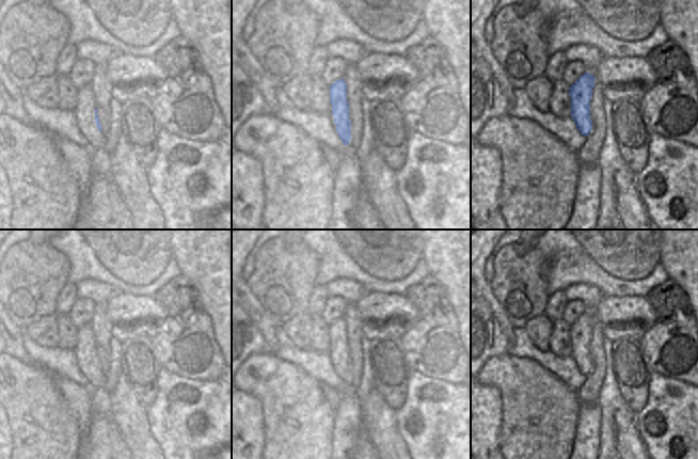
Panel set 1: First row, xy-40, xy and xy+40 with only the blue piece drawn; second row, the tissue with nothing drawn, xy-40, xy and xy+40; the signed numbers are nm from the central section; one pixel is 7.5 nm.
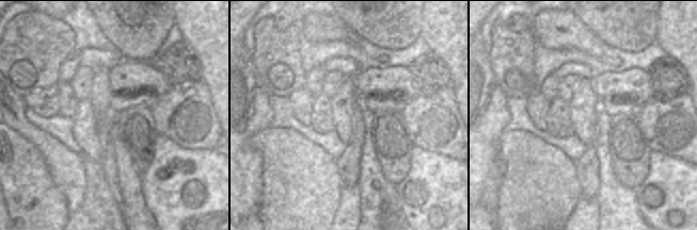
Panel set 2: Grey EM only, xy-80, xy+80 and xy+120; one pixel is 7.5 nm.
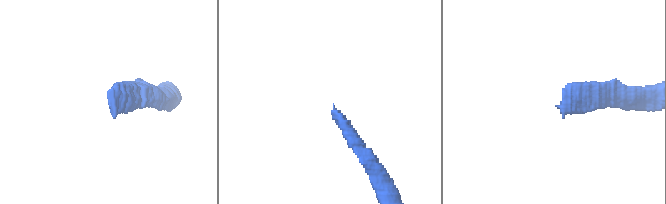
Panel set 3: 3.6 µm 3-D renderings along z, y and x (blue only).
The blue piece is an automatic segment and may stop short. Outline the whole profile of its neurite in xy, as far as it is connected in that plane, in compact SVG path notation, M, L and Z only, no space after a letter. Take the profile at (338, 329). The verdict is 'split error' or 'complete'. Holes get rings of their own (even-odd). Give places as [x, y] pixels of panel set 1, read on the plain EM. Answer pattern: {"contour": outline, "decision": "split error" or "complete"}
{"contour": "M339 318L330 326L330 351L328 353L332 366L343 384L351 379L351 360L349 358L349 343L347 341L347 323Z", "decision": "split error"}

